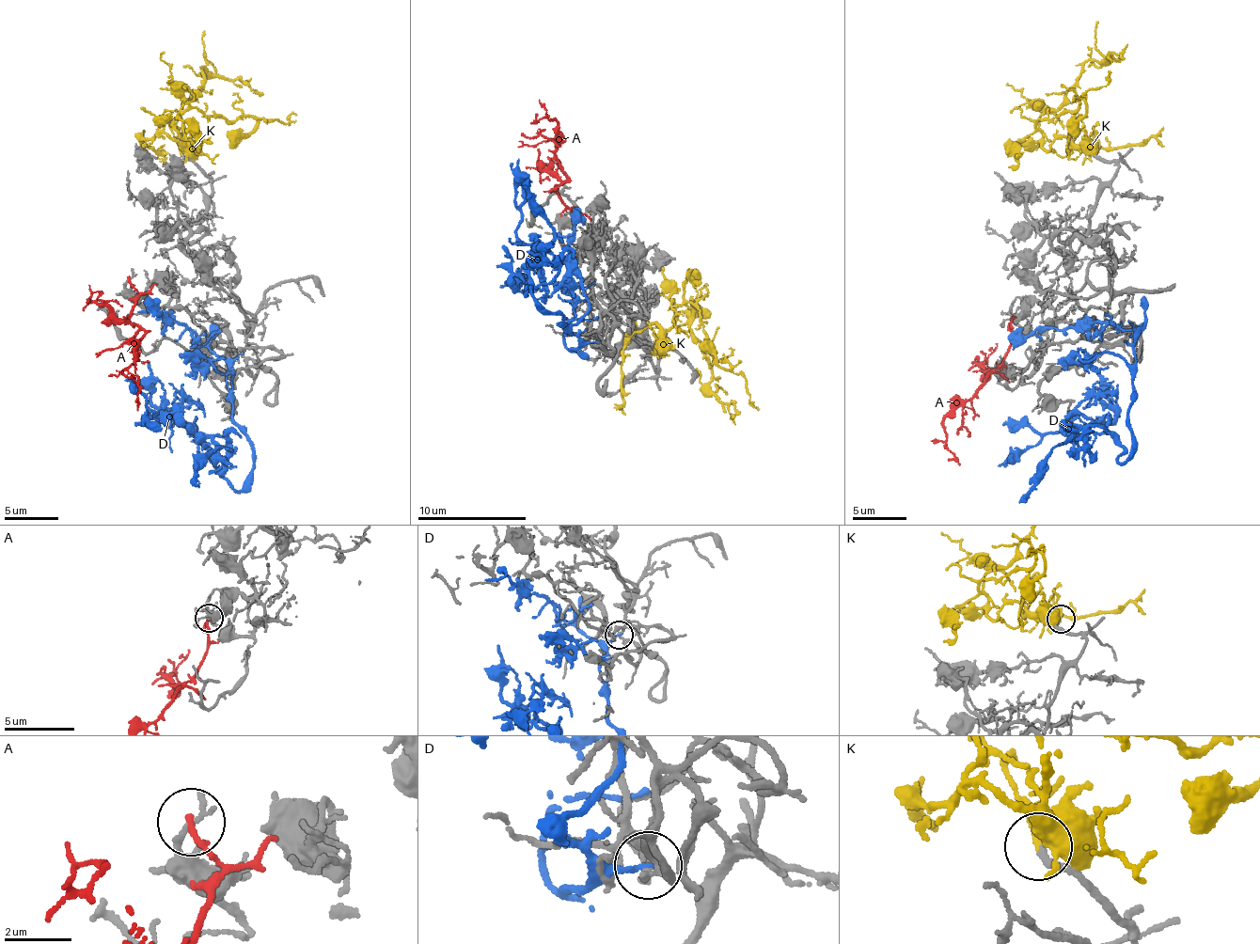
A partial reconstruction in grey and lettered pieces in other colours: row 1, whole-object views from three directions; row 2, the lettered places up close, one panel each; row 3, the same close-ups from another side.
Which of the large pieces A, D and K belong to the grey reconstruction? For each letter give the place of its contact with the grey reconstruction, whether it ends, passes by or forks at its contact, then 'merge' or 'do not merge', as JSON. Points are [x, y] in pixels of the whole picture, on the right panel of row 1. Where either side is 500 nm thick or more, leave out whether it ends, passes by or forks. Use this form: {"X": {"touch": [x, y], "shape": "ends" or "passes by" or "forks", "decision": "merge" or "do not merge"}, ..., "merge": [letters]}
{"A": {"touch": [1012, 320], "shape": "ends", "decision": "do not merge"}, "D": {"touch": [1129, 322], "shape": "ends", "decision": "do not merge"}, "K": {"touch": [1098, 149], "shape": "ends", "decision": "merge"}, "merge": ["K"]}

